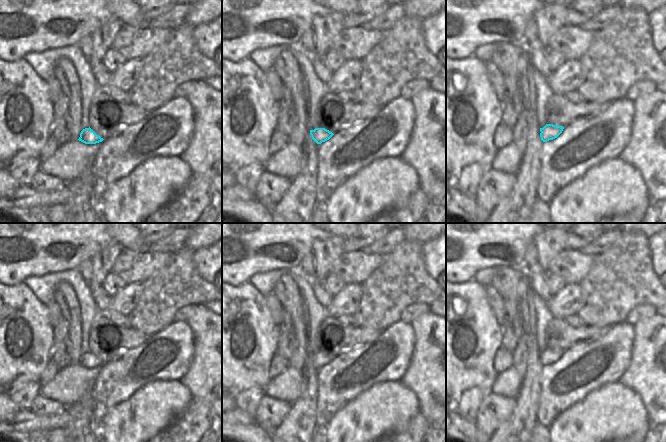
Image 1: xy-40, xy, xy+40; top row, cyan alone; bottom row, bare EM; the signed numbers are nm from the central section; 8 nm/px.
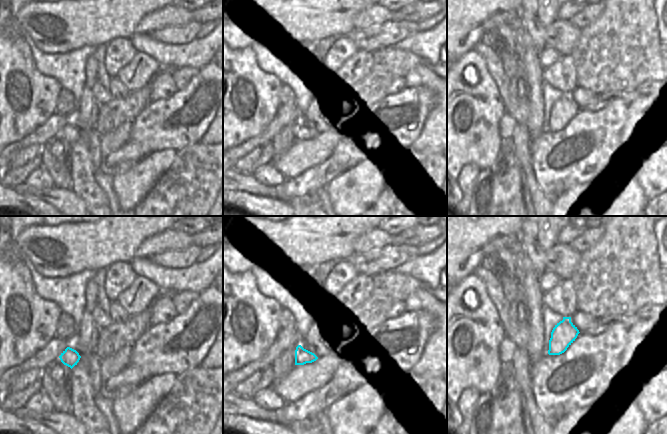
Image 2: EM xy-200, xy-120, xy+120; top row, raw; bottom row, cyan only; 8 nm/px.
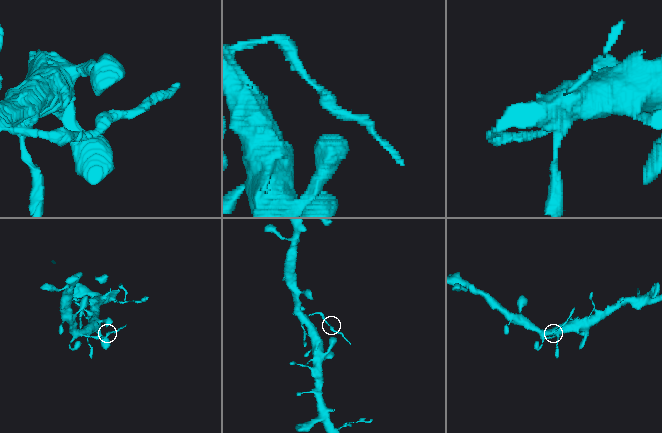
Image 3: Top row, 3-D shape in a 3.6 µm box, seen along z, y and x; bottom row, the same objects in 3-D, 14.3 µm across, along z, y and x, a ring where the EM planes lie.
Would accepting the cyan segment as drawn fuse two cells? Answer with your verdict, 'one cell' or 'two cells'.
two cells

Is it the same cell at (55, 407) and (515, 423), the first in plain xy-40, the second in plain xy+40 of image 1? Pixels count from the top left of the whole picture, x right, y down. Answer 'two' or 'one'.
two

